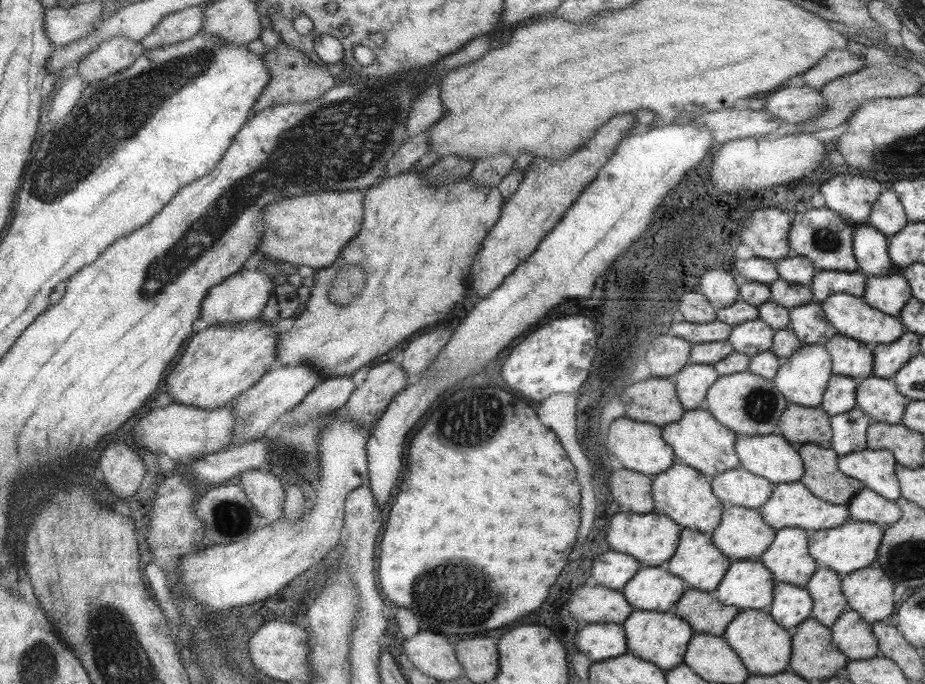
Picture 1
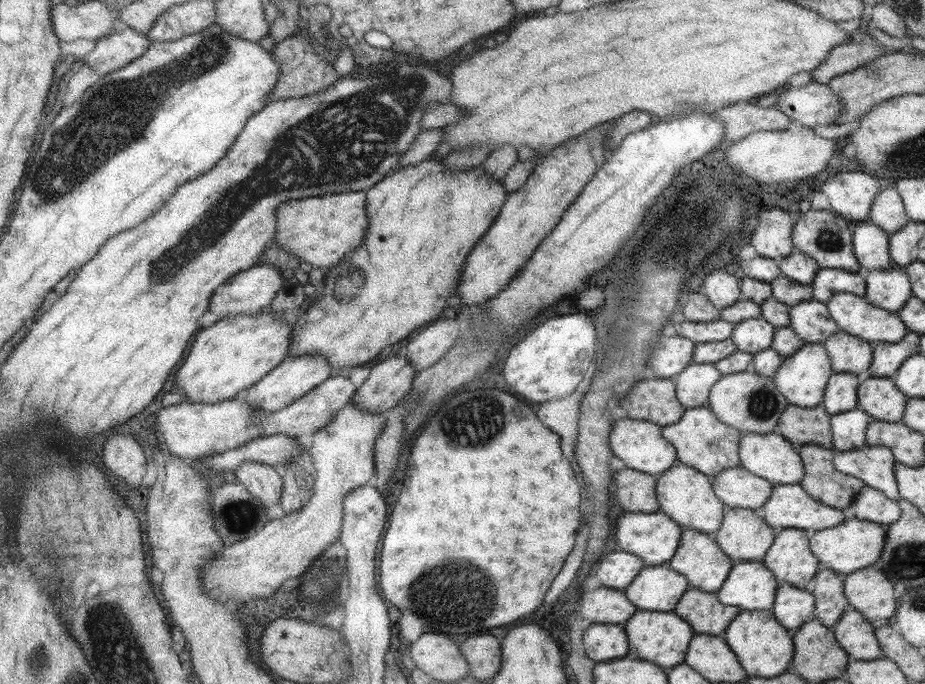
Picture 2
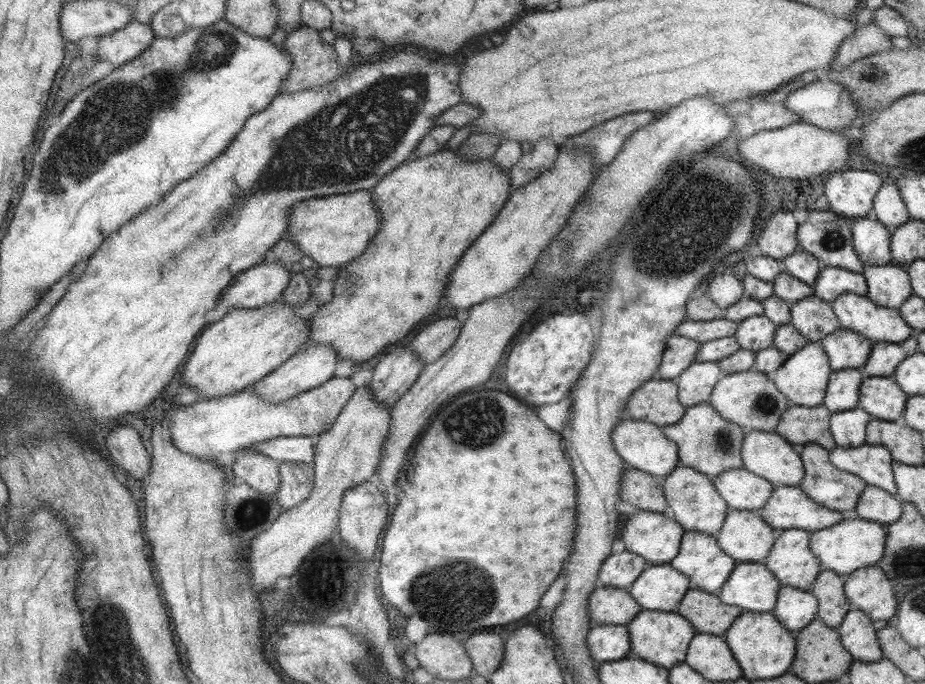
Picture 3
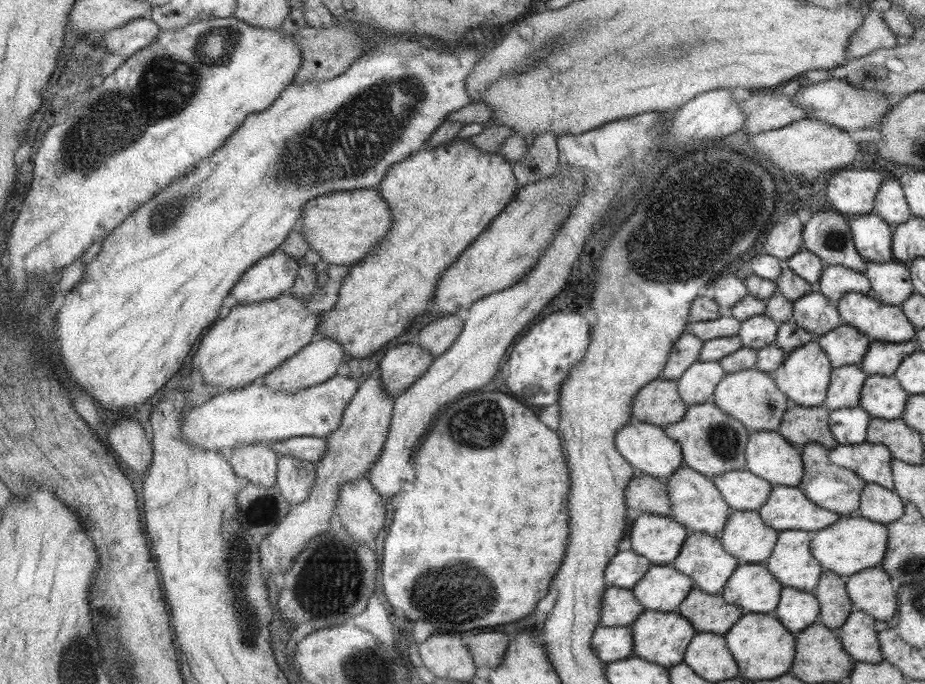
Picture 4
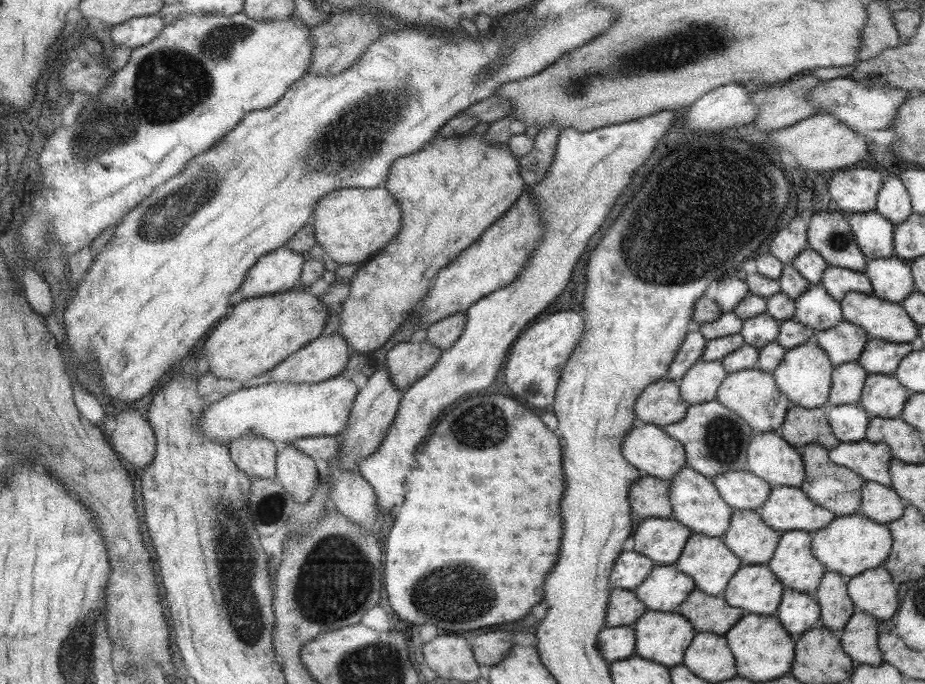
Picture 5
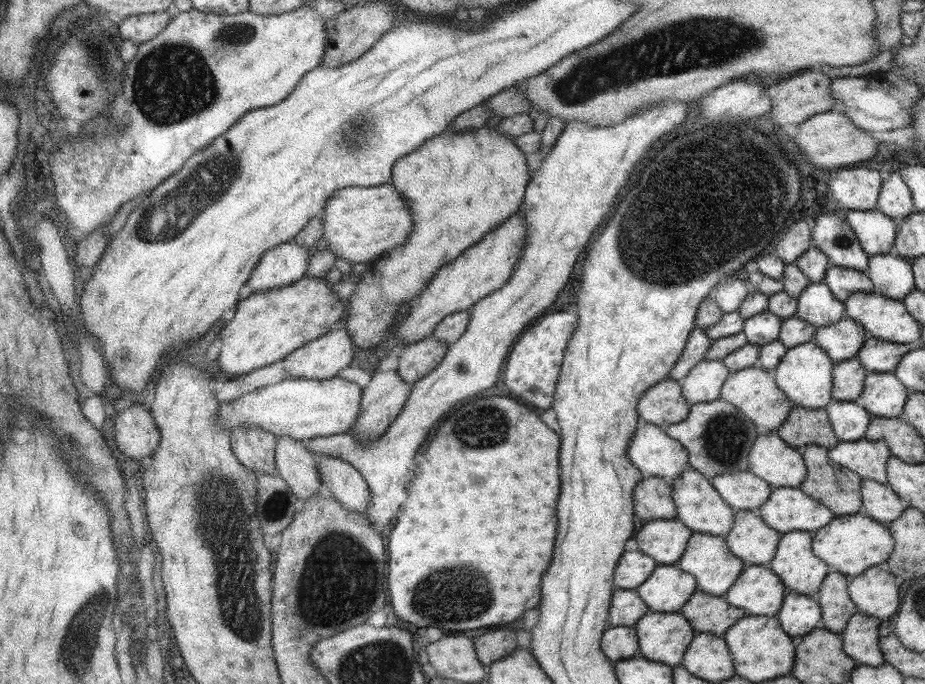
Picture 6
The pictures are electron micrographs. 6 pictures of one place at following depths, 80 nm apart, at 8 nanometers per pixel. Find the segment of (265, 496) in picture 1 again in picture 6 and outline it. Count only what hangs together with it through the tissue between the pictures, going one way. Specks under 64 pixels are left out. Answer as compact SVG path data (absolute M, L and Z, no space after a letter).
M238 426L230 431L230 449L239 464L251 472L276 474L274 448L278 437L256 426Z

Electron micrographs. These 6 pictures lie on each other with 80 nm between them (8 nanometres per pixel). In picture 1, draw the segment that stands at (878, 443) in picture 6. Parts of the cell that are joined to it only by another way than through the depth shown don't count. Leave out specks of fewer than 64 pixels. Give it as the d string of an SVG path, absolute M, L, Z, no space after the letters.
M863 449L851 452L837 459L839 472L859 481L876 492L881 498L896 501L900 497L896 478L896 462L893 453L887 450Z

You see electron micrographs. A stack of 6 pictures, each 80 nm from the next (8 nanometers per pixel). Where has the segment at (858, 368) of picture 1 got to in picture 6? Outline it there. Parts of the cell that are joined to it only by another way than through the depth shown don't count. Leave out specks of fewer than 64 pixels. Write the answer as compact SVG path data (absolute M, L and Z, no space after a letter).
M843 316L833 324L816 327L813 340L833 364L856 357L867 336L858 322Z

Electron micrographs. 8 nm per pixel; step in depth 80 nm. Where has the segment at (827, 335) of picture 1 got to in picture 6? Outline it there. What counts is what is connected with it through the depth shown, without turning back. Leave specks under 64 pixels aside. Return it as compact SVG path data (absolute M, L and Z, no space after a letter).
M810 282L796 298L794 316L815 327L827 326L844 316L844 304L835 300L824 282Z

